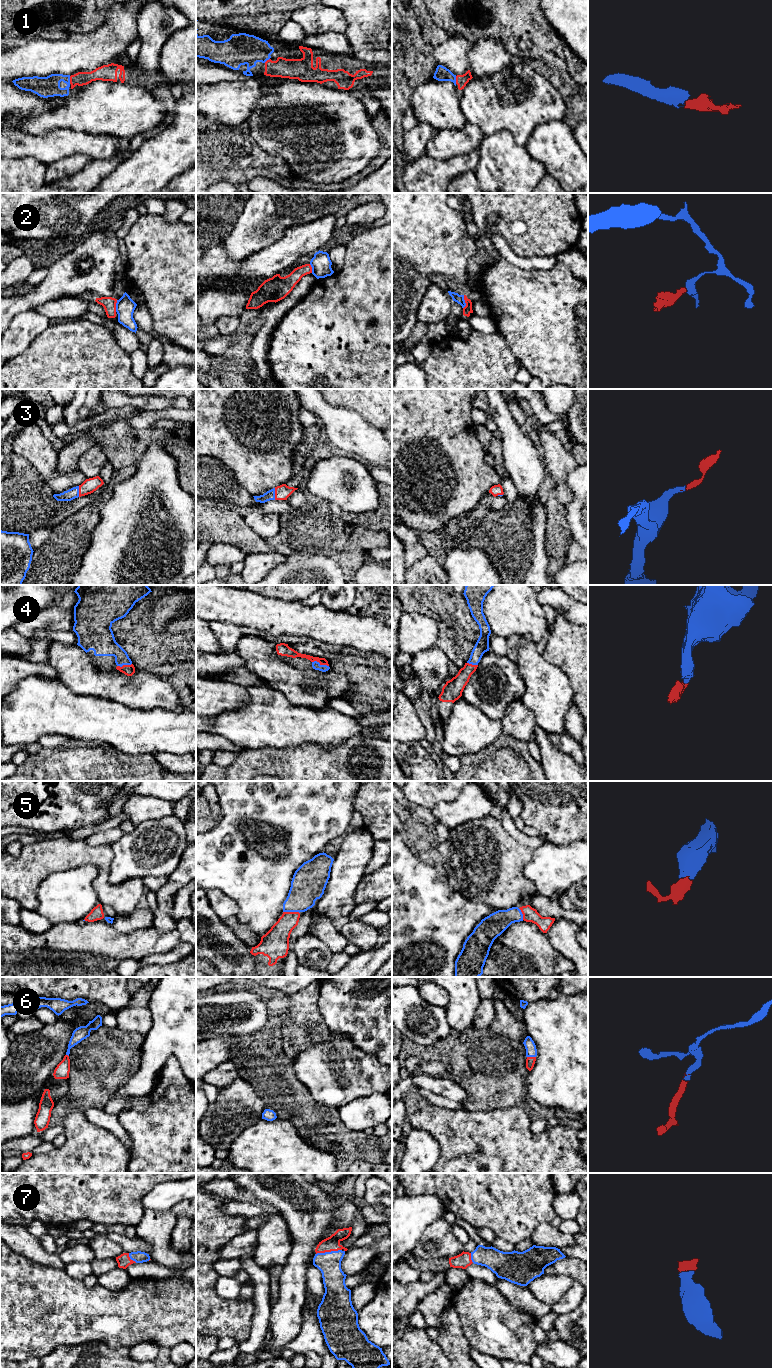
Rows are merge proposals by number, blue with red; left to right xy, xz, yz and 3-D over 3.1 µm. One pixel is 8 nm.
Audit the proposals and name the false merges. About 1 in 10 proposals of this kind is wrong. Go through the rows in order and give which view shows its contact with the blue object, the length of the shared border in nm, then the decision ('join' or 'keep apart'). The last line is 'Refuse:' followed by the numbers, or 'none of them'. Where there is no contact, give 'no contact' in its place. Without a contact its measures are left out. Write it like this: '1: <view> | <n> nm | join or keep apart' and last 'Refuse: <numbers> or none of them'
1: xy | 60 nm | join
2: yz | 110 nm | keep apart
3: xz | 100 nm | join
4: xz | 140 nm | join
5: xz | 140 nm | join
6: yz | 70 nm | join
7: xz | 220 nm | join
Refuse: 2

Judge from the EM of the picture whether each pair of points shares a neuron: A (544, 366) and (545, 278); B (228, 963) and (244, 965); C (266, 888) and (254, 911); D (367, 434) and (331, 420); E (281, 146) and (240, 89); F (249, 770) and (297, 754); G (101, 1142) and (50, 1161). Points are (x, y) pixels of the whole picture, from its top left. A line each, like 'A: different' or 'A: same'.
A: same
B: same
C: same
D: same
E: different
F: same
G: same

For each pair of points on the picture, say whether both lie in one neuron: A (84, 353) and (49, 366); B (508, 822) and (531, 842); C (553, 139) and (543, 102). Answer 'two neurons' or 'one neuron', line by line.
A: one neuron
B: one neuron
C: two neurons

